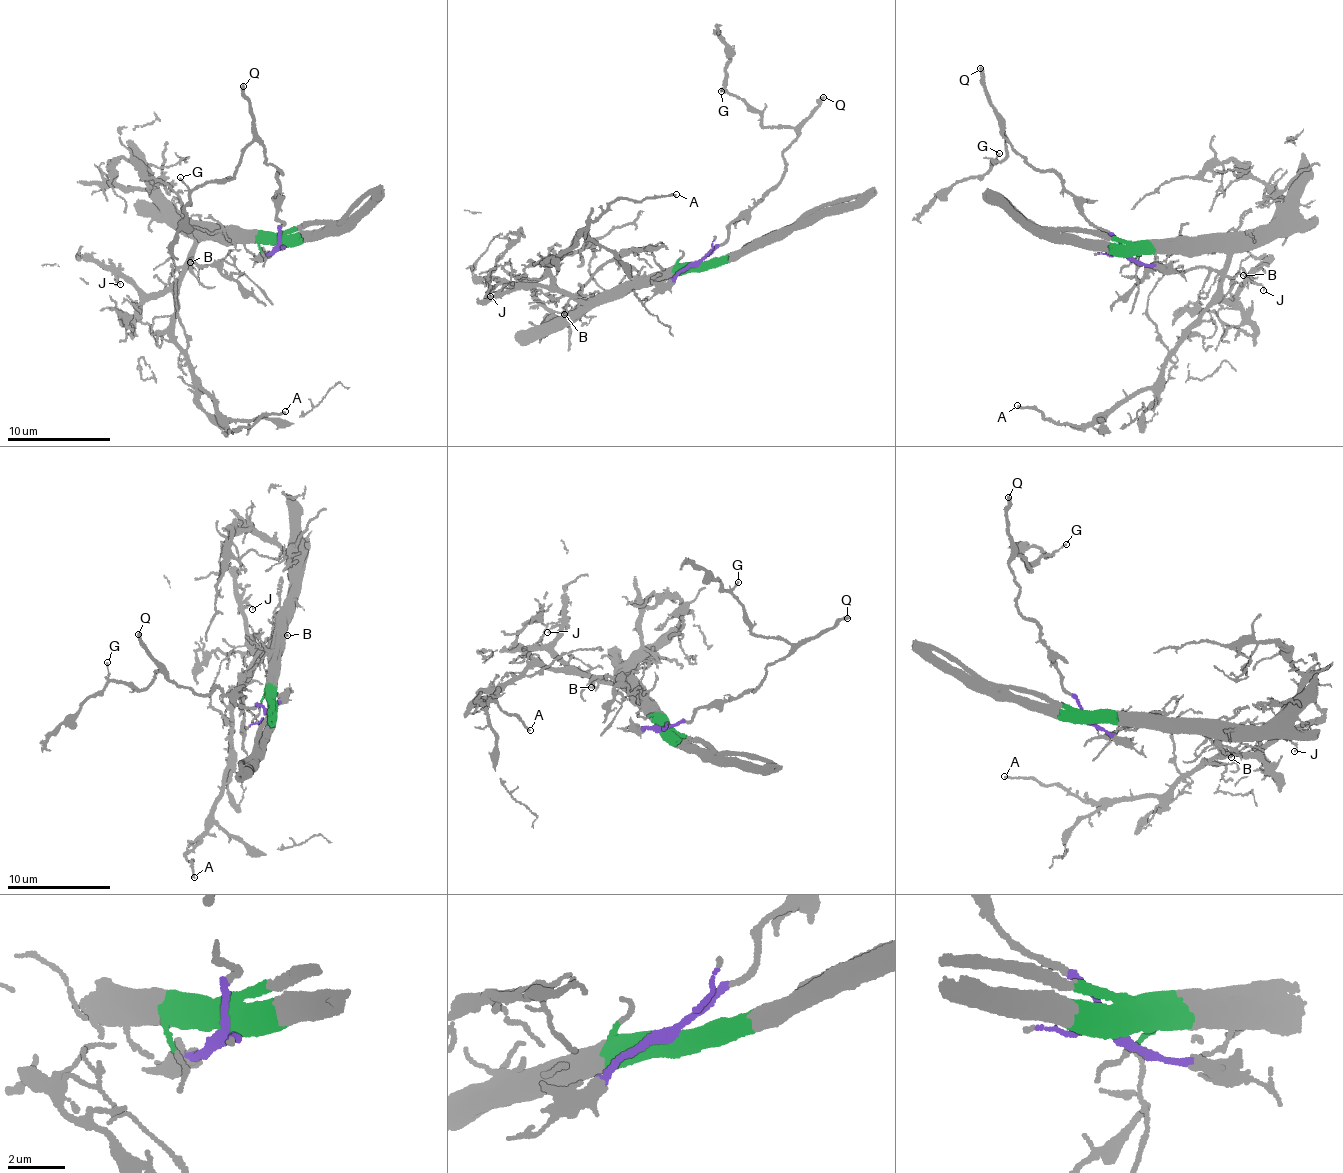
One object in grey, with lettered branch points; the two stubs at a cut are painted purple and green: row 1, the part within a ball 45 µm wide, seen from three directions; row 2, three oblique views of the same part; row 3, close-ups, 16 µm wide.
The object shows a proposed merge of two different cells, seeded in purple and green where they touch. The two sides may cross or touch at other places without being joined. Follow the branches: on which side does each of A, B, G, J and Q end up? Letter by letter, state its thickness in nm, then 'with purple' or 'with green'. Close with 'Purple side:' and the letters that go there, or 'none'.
A: 150 nm | with green
B: 110 nm | with green
G: 110 nm | with purple
J: 130 nm | with green
Q: 280 nm | with purple
Purple side: G, Q

